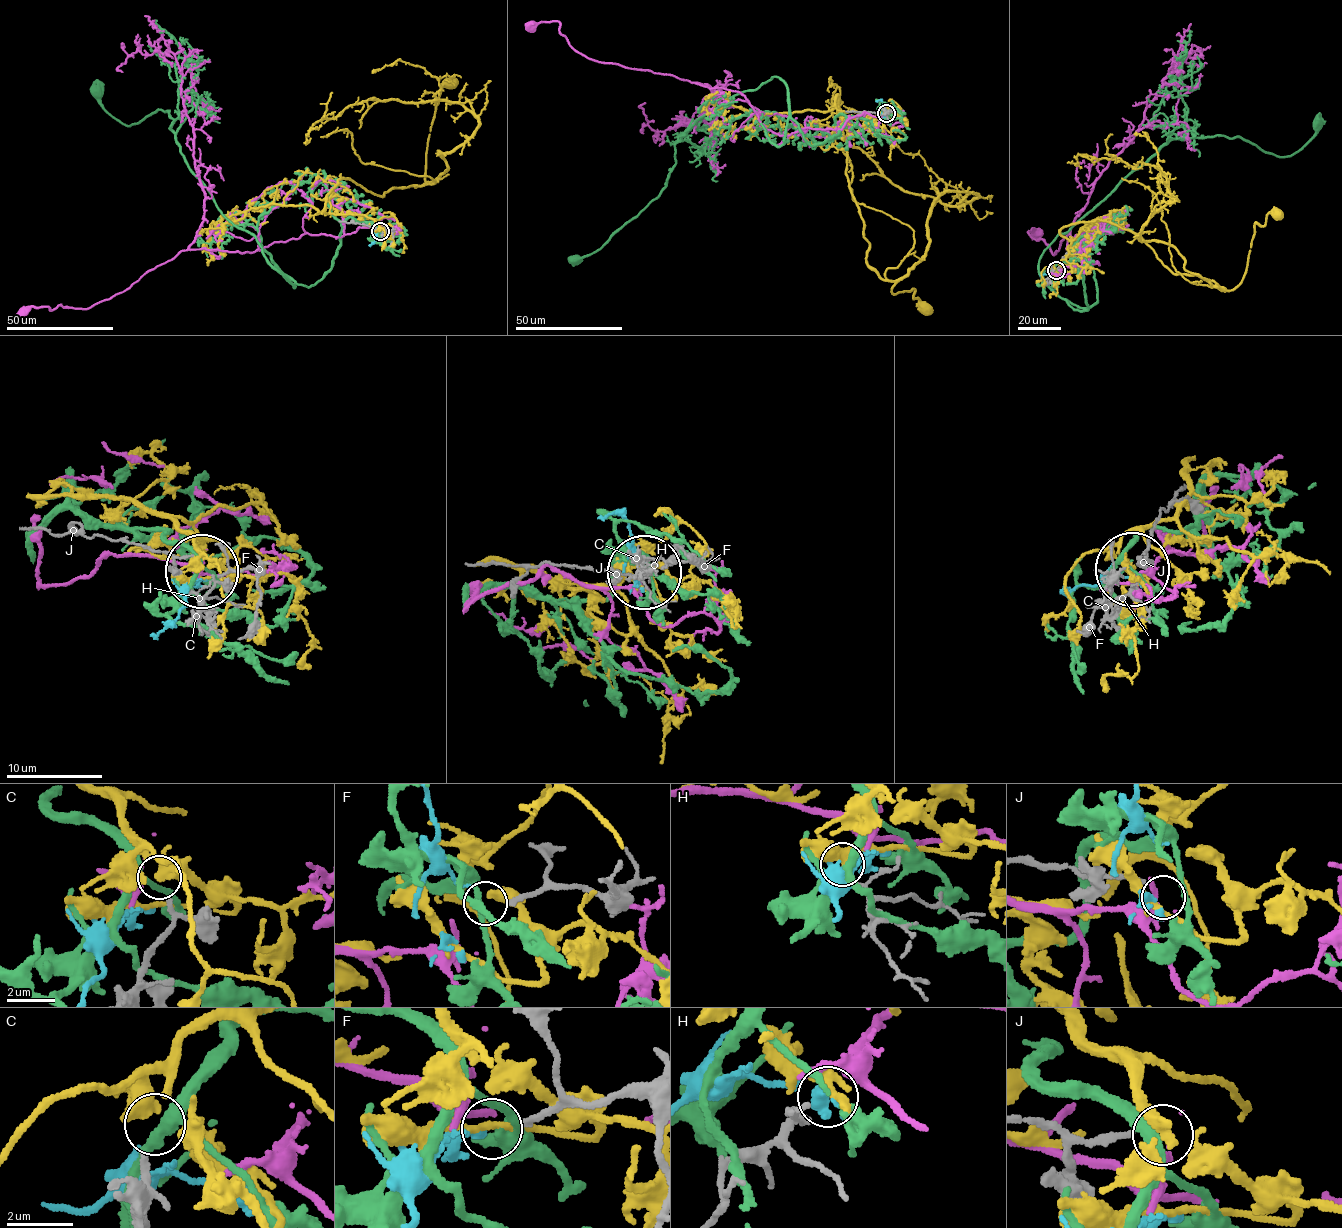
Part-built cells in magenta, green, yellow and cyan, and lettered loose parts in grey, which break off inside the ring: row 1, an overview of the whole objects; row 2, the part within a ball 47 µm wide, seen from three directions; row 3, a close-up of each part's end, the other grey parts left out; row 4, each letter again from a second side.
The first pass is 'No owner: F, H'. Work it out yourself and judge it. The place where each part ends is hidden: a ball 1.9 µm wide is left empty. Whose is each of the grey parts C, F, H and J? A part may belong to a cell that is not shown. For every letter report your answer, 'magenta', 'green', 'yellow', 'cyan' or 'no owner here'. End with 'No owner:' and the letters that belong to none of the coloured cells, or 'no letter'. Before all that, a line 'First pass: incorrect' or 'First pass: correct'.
First pass: incorrect
C: yellow
F: no owner here
H: no owner here
J: no owner here
No owner: F, H, J

